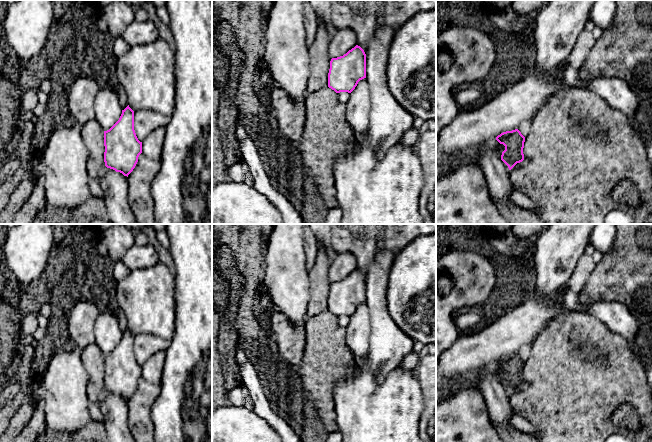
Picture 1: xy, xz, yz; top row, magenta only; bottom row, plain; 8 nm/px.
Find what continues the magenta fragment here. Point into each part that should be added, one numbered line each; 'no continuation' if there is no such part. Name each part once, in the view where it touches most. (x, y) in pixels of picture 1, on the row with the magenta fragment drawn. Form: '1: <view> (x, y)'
no continuation

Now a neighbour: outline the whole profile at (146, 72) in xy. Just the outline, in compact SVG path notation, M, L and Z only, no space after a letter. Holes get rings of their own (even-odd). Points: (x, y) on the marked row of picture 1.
M162 39L131 47L116 58L114 80L125 90L128 105L133 111L149 109L171 117L175 109L174 51Z

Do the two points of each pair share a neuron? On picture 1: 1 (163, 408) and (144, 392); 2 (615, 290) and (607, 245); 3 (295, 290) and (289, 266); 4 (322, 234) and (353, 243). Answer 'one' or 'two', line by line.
1: two
2: two
3: one
4: two

